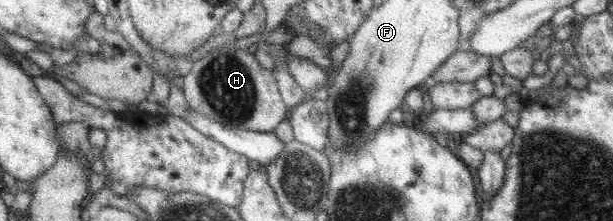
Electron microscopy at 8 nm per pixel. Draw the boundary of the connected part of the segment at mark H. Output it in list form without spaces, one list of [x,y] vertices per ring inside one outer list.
[[[229,43],[204,52],[200,59],[192,62],[188,73],[180,80],[181,90],[189,107],[196,113],[205,115],[222,125],[259,132],[272,132],[276,125],[288,115],[289,109],[281,100],[273,73],[262,68],[254,58],[254,54],[246,48],[239,49]]]

